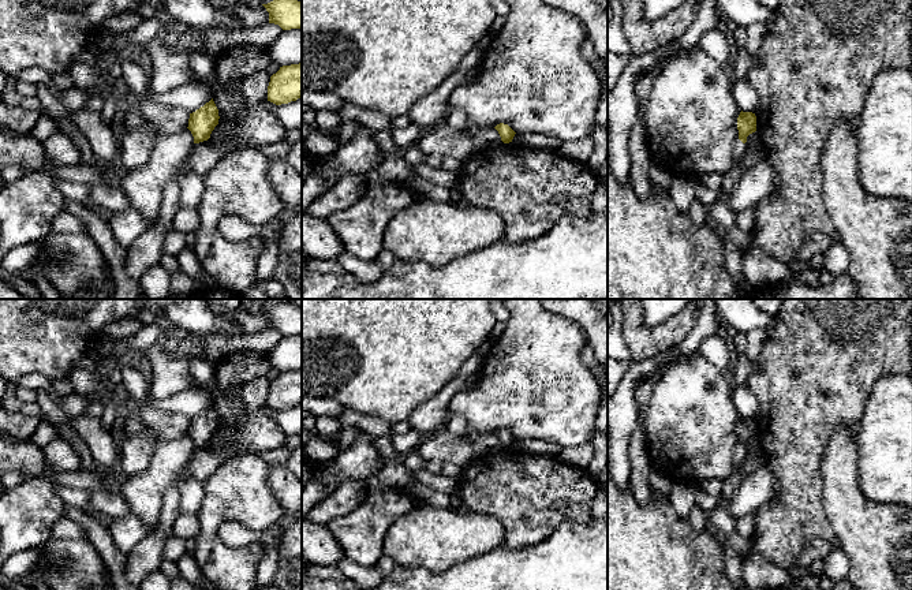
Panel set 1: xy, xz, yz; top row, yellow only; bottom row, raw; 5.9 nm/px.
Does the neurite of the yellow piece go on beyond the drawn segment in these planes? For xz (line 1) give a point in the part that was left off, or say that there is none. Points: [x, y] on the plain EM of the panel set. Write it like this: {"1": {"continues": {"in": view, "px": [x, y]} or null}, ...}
{"1": {"continues": null}}

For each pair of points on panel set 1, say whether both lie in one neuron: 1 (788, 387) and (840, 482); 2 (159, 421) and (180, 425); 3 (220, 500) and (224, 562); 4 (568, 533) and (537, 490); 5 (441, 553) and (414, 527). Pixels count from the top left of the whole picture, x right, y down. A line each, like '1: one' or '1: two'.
1: two
2: one
3: one
4: two
5: one

